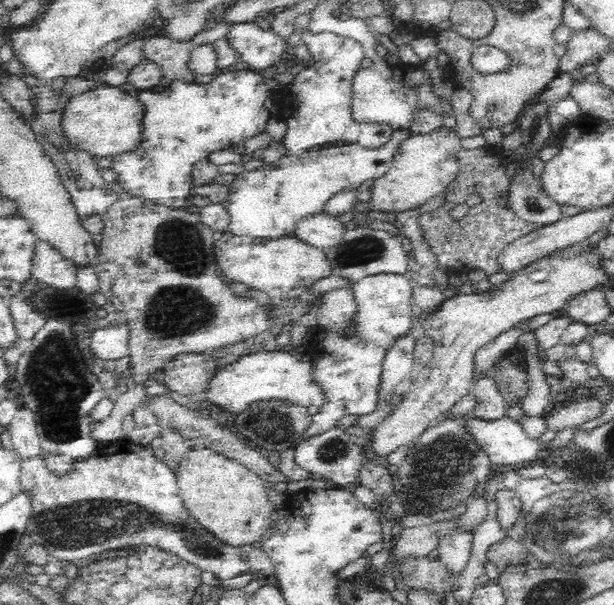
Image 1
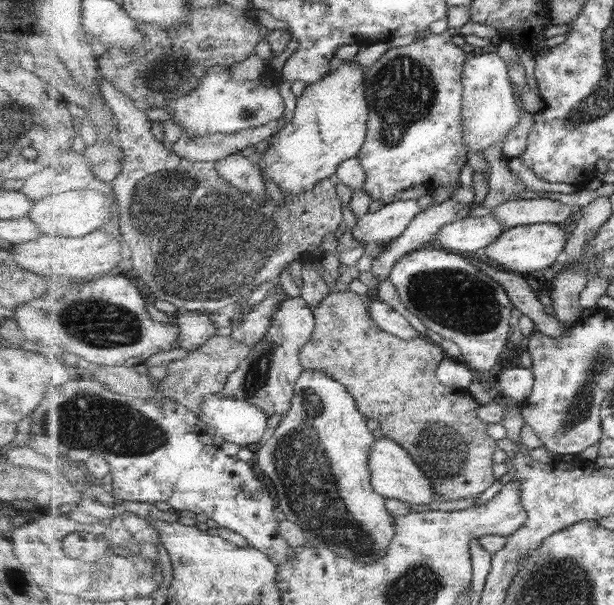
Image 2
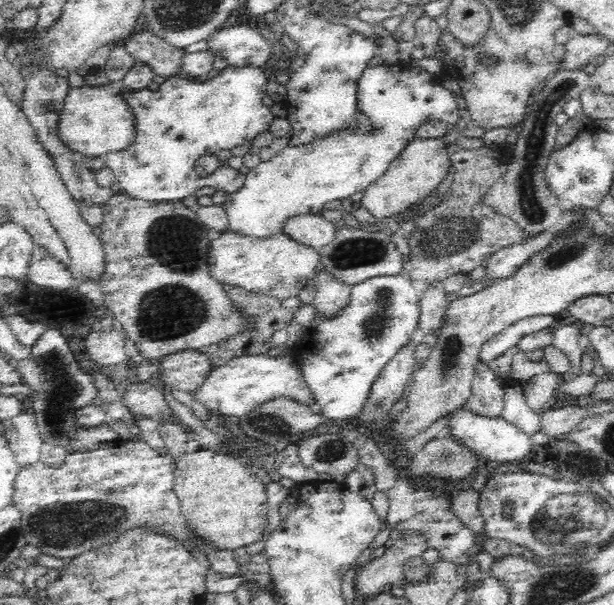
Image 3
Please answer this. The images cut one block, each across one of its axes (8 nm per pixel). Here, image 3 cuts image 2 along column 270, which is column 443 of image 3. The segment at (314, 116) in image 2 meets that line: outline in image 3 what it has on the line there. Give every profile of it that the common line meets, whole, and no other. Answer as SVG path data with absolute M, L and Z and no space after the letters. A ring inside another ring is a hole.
M414 138L400 156L390 164L387 172L364 190L364 196L359 201L359 206L368 210L374 218L384 219L402 212L411 206L428 198L430 192L436 191L446 178L452 162L449 159L444 139Z

